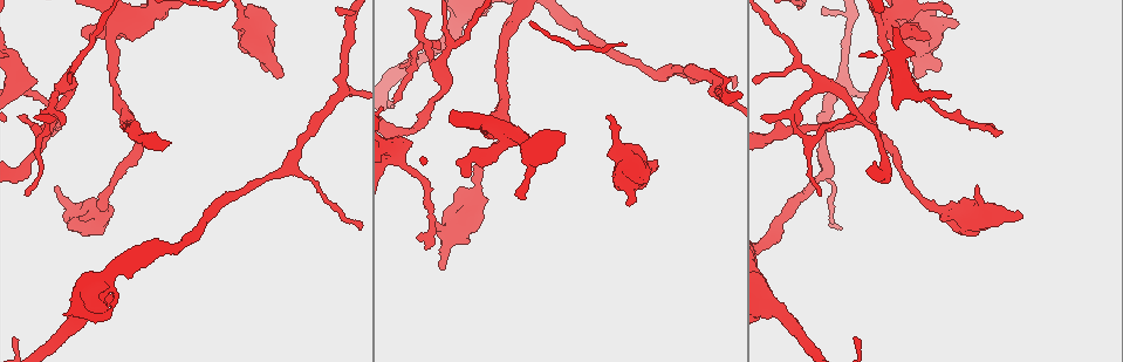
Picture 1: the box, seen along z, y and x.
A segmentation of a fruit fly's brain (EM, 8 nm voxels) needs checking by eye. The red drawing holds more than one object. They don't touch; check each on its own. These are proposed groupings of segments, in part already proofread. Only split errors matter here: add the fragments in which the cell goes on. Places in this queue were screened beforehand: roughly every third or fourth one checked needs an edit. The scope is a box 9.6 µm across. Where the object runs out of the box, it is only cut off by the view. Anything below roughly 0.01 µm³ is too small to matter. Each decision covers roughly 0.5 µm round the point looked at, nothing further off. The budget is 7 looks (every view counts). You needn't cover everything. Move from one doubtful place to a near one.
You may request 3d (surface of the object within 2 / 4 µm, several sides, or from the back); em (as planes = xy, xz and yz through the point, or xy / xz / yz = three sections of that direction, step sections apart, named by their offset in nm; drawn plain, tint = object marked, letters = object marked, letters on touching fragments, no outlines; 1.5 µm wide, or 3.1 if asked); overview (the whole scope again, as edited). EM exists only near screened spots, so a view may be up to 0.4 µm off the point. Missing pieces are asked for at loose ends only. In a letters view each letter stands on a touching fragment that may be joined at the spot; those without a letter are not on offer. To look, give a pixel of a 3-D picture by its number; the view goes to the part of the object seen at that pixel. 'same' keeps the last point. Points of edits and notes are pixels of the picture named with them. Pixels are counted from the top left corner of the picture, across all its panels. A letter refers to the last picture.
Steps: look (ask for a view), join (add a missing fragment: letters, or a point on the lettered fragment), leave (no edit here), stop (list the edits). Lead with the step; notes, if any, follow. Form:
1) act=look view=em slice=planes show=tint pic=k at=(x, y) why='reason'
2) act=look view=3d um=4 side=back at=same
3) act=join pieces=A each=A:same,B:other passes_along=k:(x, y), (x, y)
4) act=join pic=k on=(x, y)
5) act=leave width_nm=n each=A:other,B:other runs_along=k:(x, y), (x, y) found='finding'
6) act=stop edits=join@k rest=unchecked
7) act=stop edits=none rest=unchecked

act=look view=3d um=4 pic=1 at=(443, 268) why='free end'

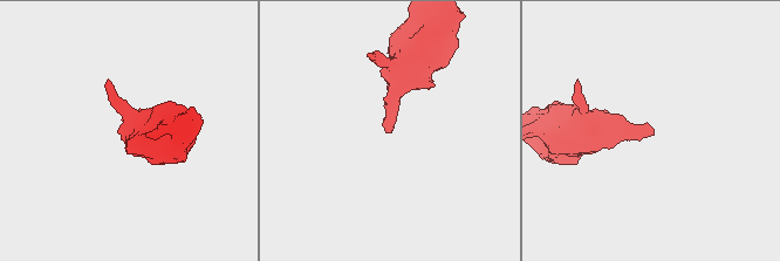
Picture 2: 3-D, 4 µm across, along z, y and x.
act=look view=em slice=planes show=letters pic=2 at=(654, 135) why='now the EM'

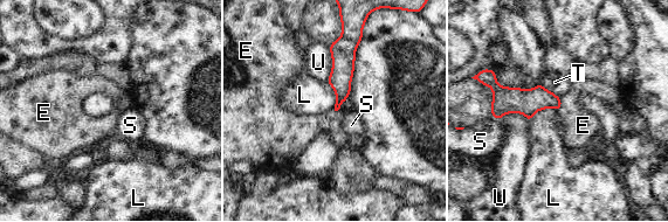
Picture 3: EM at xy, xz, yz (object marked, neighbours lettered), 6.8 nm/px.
act=leave each=E:other,L:other,S:other,T:other,U:other runs_along=3:(494, 85), (508, 99), (558, 105) found='none of them fits'

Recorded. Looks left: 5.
act=look view=3d um=2 pic=1 at=(1000, 132) why='branch stops here'

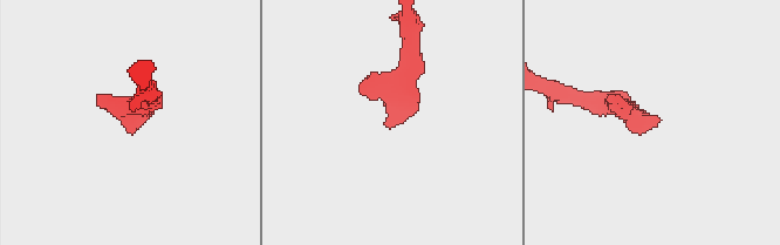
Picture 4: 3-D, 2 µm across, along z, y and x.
act=look view=em slice=planes show=plain pic=4 at=(384, 124) why='shape alone is not enough'

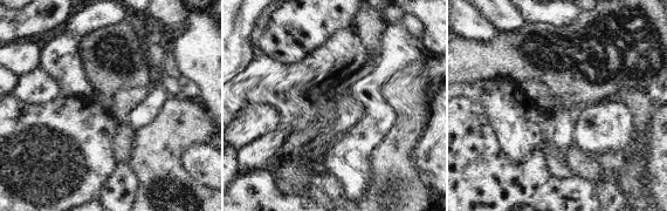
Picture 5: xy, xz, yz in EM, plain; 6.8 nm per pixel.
act=look view=em slice=planes show=letters at=same why='what lies round it'

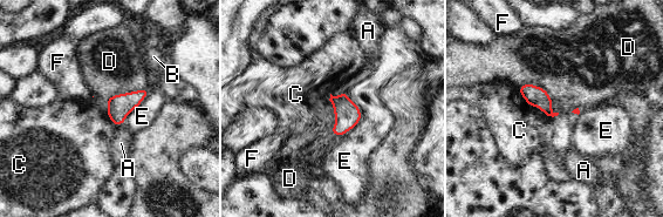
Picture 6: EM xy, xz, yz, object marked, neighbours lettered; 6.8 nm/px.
act=leave each=A:other,B:other,C:other,D:other,E:other,F:other found='no lettered fragment goes on from it'

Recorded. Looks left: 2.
act=look view=em slice=planes show=letters pic=1 at=(399, 66) why='thin end'

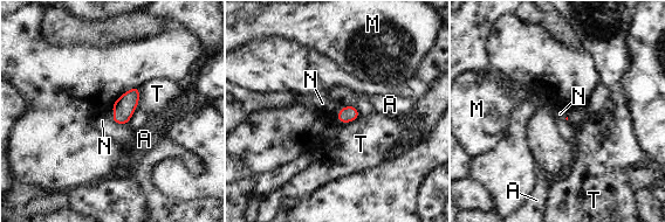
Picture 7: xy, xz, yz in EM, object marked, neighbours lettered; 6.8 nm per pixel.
act=leave each=A:other,M:other,N:other,T:other border=7:(111, 109), (112, 119), (127, 124) found='no lettered fragment goes on from it'

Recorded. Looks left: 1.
act=stop edits=none rest=unchecked

